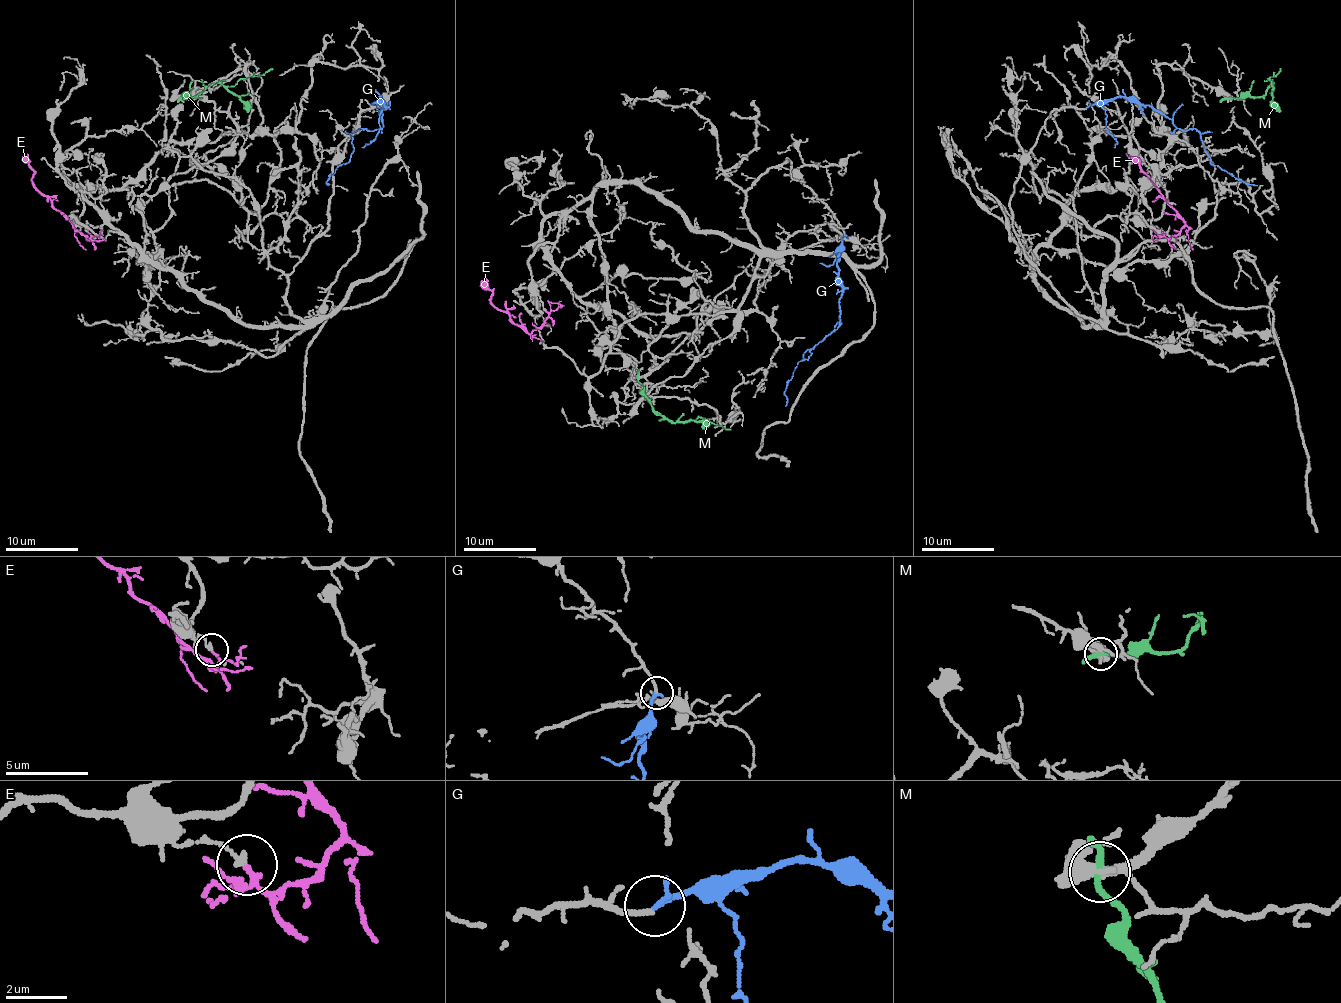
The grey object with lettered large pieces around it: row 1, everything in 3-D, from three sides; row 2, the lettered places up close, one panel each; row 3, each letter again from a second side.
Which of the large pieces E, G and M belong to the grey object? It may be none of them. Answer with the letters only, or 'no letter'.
G

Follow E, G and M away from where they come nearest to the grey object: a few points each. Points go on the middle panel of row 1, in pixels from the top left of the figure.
E: (546, 311), (546, 320), (526, 333), (492, 302), (492, 291), (486, 288), (485, 275)
G: (845, 235), (837, 266), (839, 326), (808, 349), (812, 353), (798, 364), (785, 389), (785, 405)
M: (638, 377), (644, 396), (658, 415), (675, 422), (705, 418), (731, 429)

